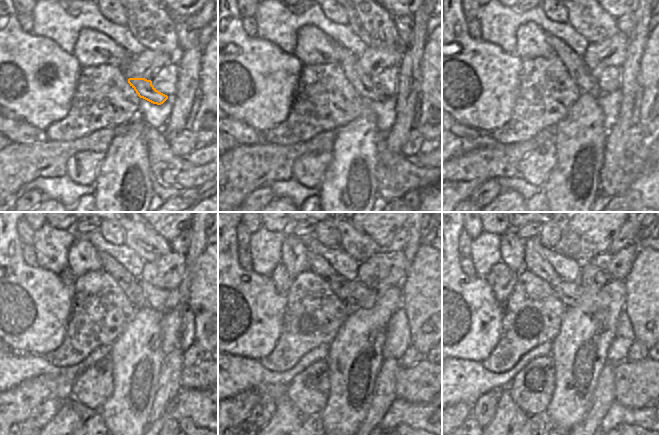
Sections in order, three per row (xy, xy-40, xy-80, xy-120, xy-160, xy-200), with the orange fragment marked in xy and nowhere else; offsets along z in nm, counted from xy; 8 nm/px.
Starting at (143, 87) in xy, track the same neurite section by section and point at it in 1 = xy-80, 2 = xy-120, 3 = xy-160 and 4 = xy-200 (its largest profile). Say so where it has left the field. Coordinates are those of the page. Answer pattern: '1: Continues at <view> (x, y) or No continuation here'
1: Continues at xy-80 (582, 76)
2: Continues at xy-120 (129, 284)
3: Continues at xy-160 (316, 264)
4: Continues at xy-200 (534, 261)

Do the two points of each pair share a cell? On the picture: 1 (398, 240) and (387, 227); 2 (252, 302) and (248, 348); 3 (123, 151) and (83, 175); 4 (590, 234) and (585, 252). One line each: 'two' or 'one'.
1: two
2: one
3: two
4: one

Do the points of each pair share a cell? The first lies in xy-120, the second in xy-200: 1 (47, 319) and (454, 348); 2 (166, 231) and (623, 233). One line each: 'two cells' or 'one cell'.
1: one cell
2: two cells

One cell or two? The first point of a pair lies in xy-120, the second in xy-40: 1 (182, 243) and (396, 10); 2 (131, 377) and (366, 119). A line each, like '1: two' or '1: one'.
1: two
2: one

